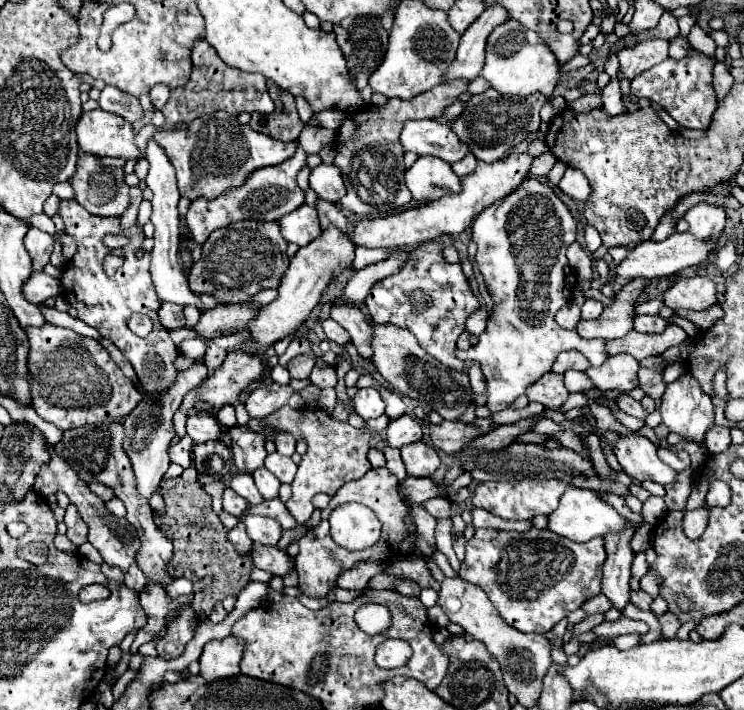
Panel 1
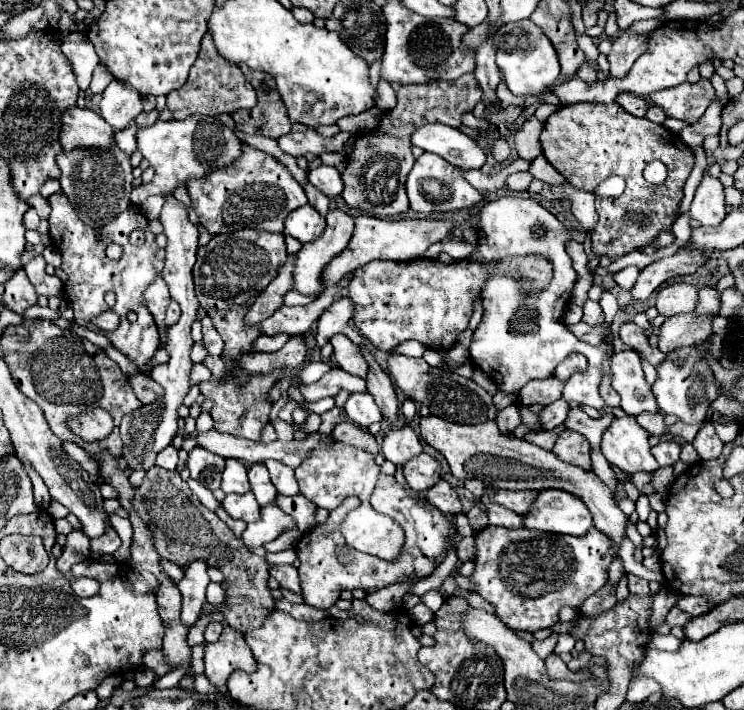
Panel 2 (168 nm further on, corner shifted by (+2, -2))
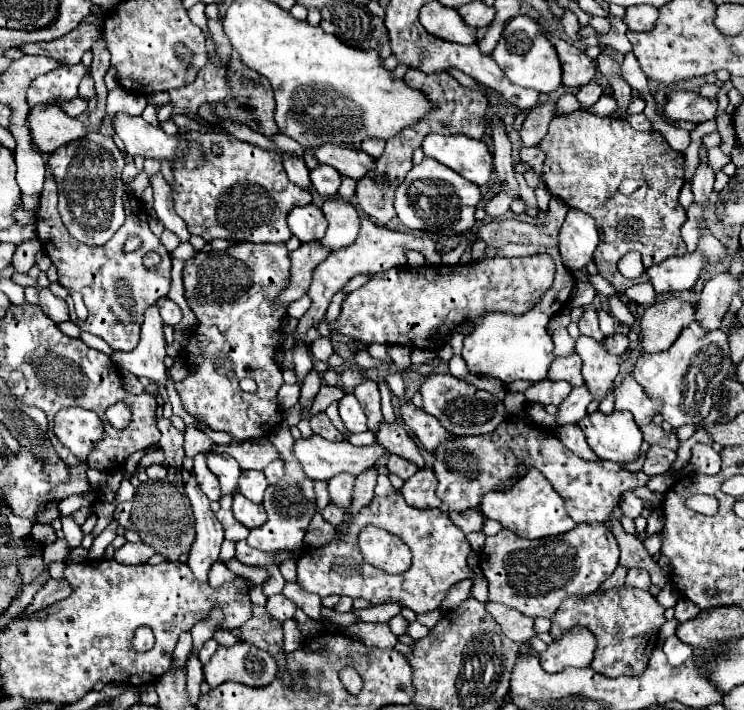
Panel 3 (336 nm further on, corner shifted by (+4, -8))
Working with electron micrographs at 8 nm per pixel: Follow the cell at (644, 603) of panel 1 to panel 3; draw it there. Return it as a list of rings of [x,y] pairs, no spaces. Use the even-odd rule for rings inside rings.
[[[630,569],[626,575],[626,585],[628,587],[638,587],[642,591],[650,589],[650,575],[644,569]]]

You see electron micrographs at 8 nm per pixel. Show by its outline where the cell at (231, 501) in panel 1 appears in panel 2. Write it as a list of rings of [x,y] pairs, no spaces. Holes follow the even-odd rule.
[[[252,491],[244,495],[234,495],[234,493],[226,495],[226,499],[222,501],[222,507],[232,519],[240,519],[244,523],[252,523],[254,519],[260,517],[260,505],[256,503]]]

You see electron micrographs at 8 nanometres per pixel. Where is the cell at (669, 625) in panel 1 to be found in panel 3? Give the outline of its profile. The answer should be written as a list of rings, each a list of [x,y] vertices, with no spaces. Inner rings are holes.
[[[680,599],[674,609],[676,609],[676,619],[678,619],[680,623],[684,623],[684,621],[688,621],[688,619],[694,619],[694,617],[700,613],[700,609],[698,609],[692,601],[688,601],[688,599]]]

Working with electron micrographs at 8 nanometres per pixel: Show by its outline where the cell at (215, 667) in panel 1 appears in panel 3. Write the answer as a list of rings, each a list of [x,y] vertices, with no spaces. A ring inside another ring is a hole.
[[[238,641],[232,647],[218,647],[204,665],[204,679],[214,689],[220,683],[236,681],[248,687],[270,685],[276,677],[276,661],[254,645]]]

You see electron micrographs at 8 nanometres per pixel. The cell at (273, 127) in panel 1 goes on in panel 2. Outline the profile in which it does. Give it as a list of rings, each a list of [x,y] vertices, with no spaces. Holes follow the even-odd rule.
[[[240,65],[240,69],[256,89],[258,105],[254,109],[242,109],[232,115],[232,119],[236,121],[236,129],[248,135],[264,135],[272,139],[288,135],[292,123],[286,115],[286,105],[278,95],[274,79],[268,73],[252,71],[246,65]]]

